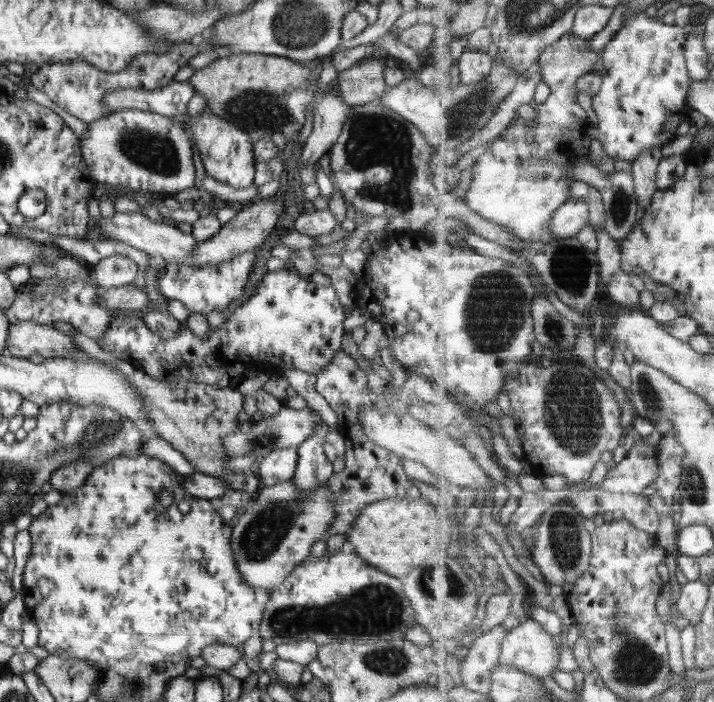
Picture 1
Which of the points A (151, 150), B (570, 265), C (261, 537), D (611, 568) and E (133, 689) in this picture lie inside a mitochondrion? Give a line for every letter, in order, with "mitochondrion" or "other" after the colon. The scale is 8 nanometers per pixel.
A: mitochondrion
B: mitochondrion
C: mitochondrion
D: other
E: mitochondrion

